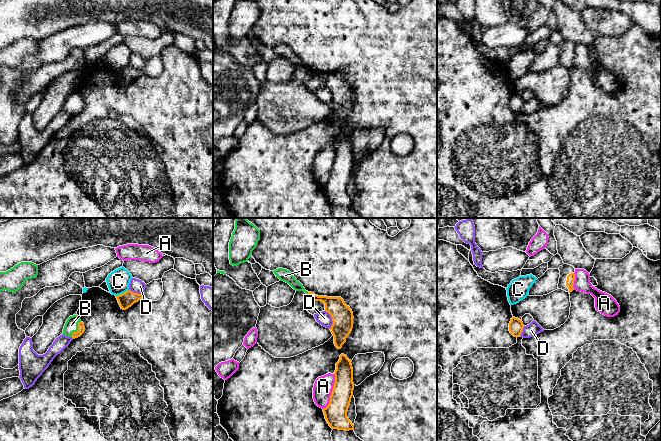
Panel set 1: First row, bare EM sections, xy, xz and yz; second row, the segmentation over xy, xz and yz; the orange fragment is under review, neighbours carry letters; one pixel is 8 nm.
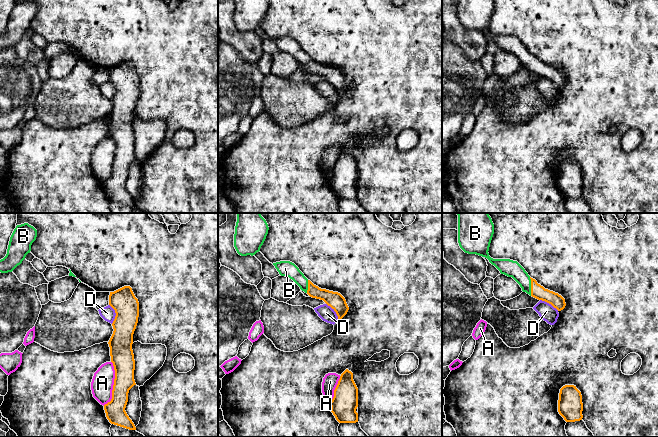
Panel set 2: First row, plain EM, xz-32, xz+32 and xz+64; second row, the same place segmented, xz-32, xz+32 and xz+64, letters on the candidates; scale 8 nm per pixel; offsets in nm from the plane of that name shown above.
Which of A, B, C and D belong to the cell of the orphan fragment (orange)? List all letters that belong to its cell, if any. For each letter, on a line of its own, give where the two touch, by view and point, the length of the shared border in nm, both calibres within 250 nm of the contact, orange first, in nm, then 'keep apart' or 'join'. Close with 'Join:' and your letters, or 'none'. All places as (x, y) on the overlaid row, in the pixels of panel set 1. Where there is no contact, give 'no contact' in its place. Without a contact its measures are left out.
A: contact xz (332, 392); length 300 nm; calibres 180 and 160 nm; keep apart
B: contact xy (78, 330); length 150 nm; calibres 60 and 110 nm; join
C: contact xy (123, 293); length 120 nm; calibres 120 and 180 nm; keep apart
D: contact xz (332, 319); length 160 nm; calibres 180 and 110 nm; keep apart
Join: B

